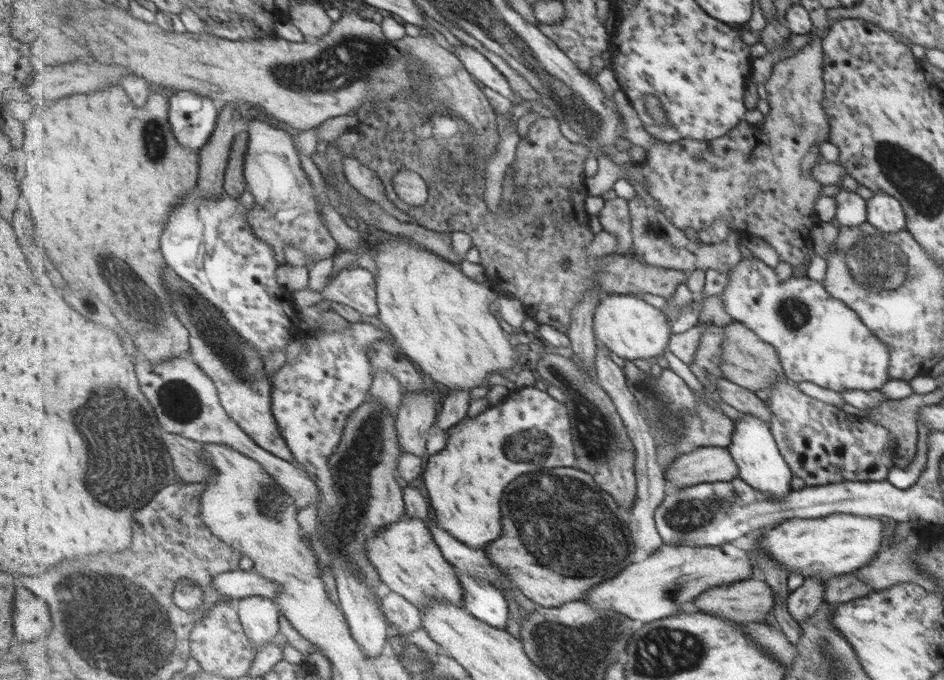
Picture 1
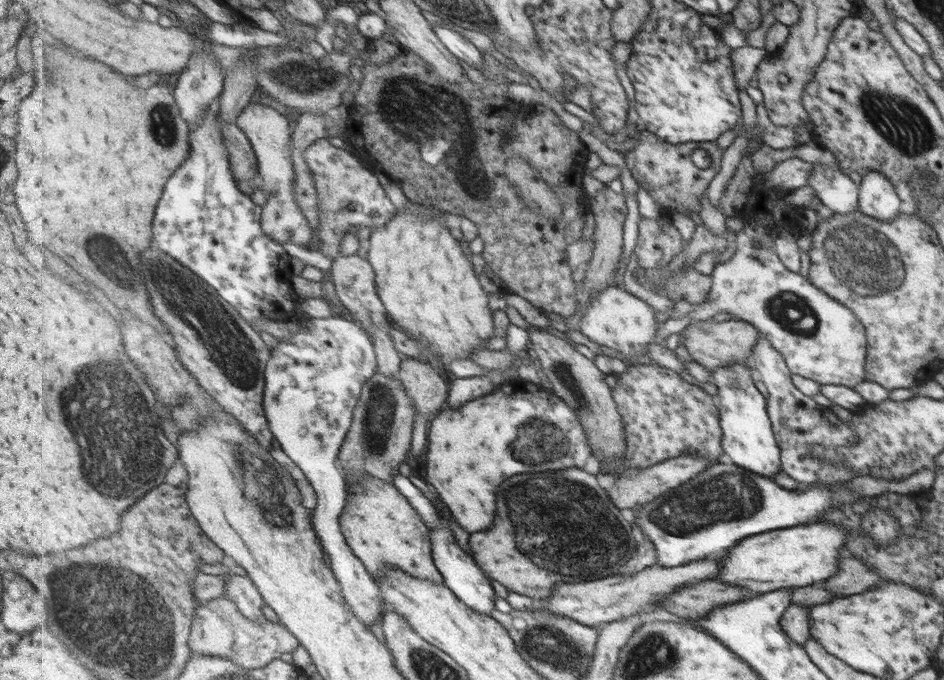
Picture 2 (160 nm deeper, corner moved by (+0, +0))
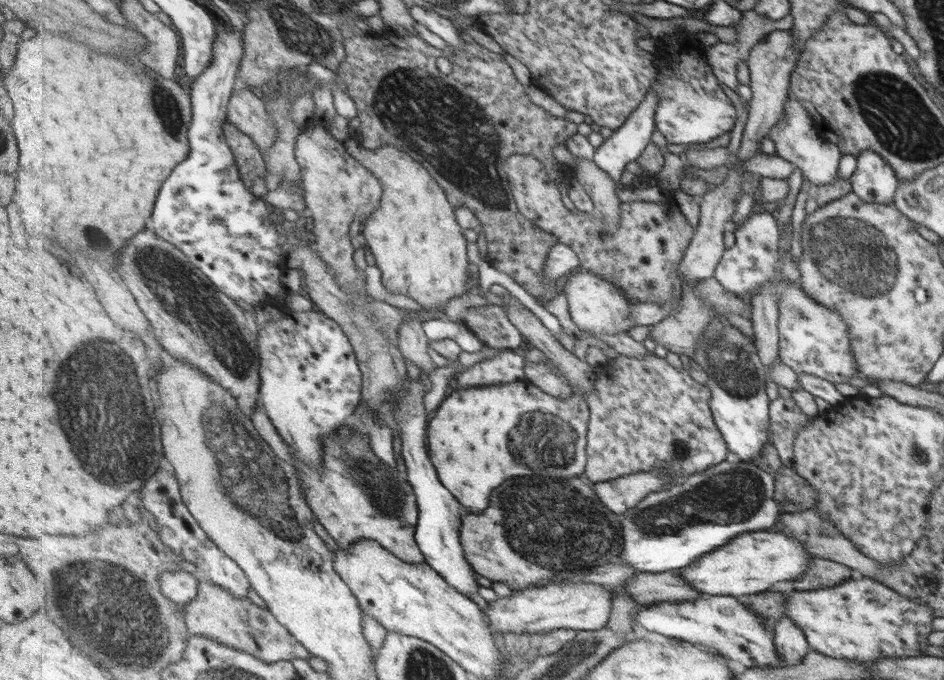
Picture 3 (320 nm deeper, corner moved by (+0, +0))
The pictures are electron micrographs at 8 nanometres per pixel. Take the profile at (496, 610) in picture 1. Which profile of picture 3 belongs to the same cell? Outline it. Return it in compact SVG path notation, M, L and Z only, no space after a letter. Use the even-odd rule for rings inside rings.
M418 377L416 380L408 380L408 385L402 392L402 397L398 400L398 407L396 408L396 420L400 421L400 436L402 441L402 456L405 460L407 468L407 477L409 482L413 485L414 491L418 504L420 505L420 520L416 528L416 541L420 545L420 549L424 553L426 563L428 563L434 570L437 570L445 578L445 581L453 588L464 593L465 596L469 597L470 594L479 594L479 584L475 580L475 570L473 566L469 565L469 560L464 552L464 545L460 537L460 530L462 525L462 504L459 504L459 500L441 484L439 476L437 476L436 465L432 463L432 457L428 451L428 422L432 415L427 413L425 410L425 394L427 394L427 386L425 381Z

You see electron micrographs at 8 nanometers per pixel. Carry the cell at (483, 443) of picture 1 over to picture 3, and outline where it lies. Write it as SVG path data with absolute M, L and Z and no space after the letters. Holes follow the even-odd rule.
M519 379L510 383L494 384L491 386L478 386L458 388L453 391L432 415L428 422L428 451L432 457L432 463L441 472L441 482L461 500L463 508L469 508L471 512L483 512L489 506L491 492L501 486L505 480L513 476L549 476L561 478L573 478L584 476L588 466L588 430L589 430L589 406L581 393L574 393L571 398L557 398L547 394L542 388L531 383L527 379Z

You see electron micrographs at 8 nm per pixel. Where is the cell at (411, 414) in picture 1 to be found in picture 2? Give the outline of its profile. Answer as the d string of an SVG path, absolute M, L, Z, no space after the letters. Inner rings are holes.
M415 357L402 359L400 378L414 400L416 415L424 414L426 420L432 420L447 406L445 402L450 395L450 388L437 369L431 362L422 362Z

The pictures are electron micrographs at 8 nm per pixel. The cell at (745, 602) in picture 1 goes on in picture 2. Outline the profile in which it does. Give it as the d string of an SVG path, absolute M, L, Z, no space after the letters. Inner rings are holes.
M716 579L703 580L699 584L673 592L663 600L661 607L689 620L689 618L701 618L707 612L712 612L713 608L724 607L725 604L737 604L737 600L743 601L756 596L761 594L749 593L747 589L737 586L727 586Z

